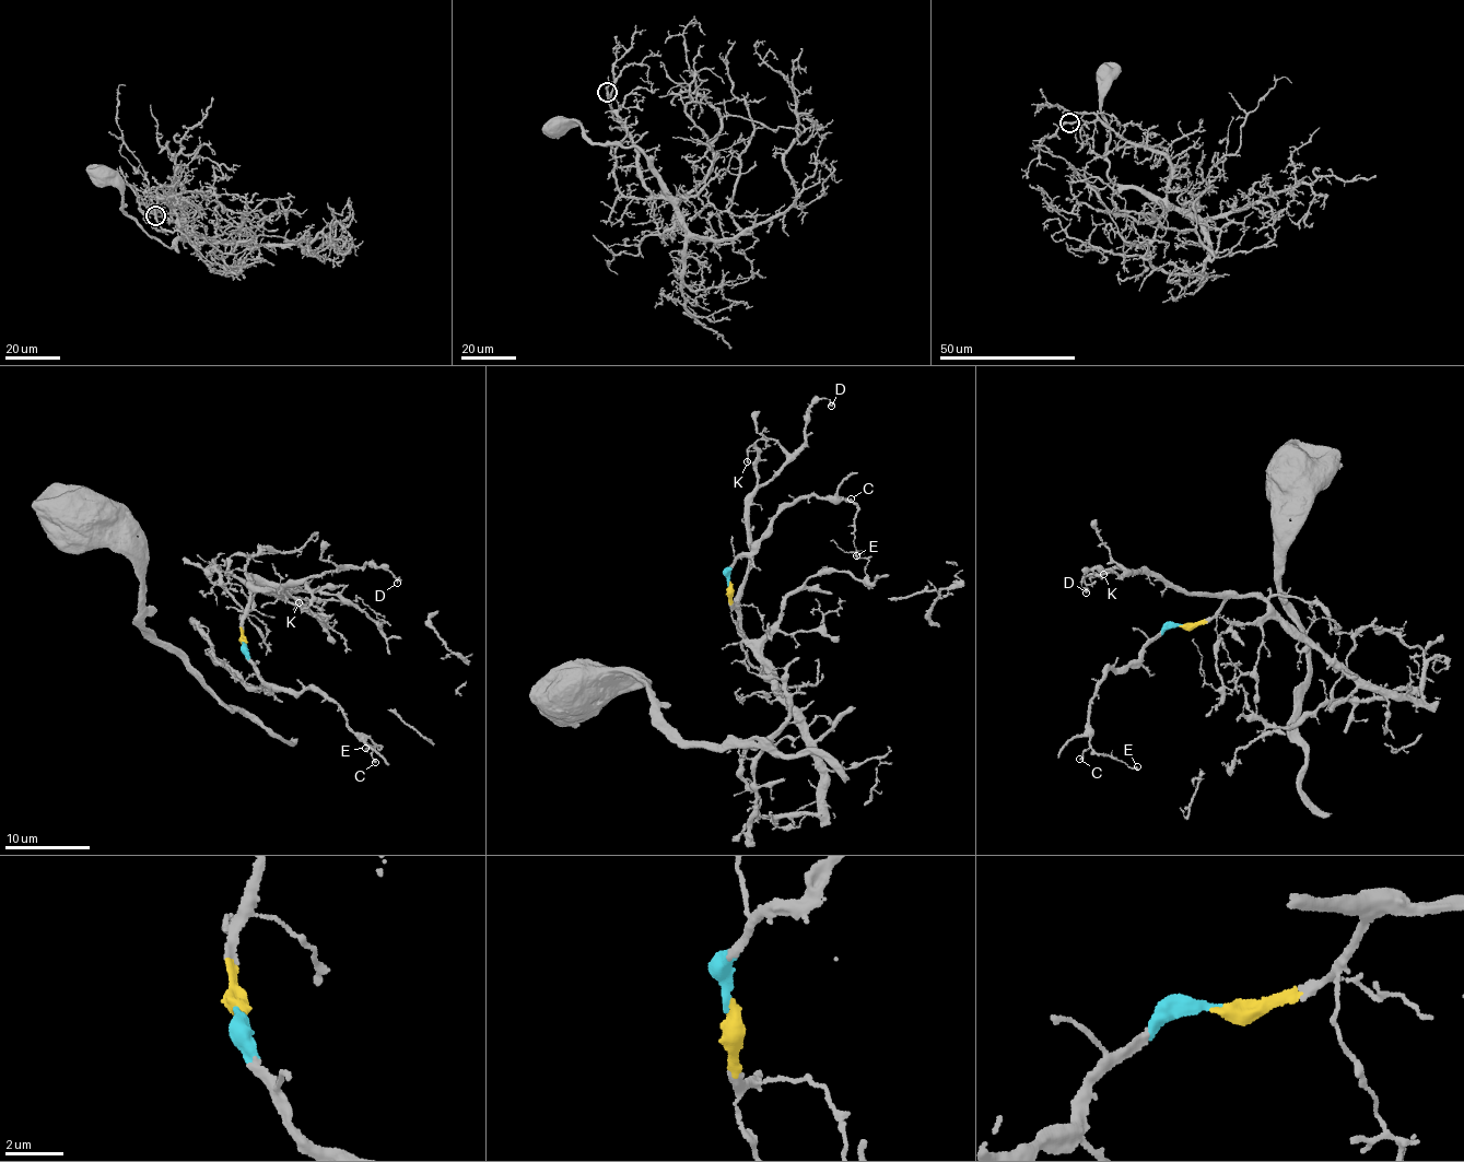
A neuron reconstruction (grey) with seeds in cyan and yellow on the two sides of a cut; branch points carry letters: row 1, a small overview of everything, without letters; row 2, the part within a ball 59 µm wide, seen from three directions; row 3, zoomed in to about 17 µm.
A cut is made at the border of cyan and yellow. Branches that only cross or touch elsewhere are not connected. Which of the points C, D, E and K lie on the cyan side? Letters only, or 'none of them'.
C, E

